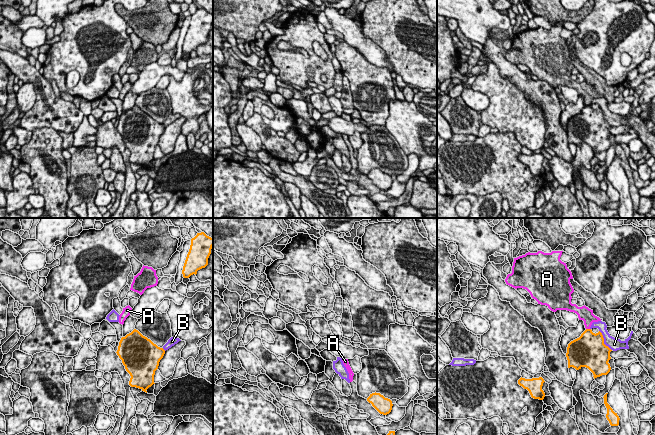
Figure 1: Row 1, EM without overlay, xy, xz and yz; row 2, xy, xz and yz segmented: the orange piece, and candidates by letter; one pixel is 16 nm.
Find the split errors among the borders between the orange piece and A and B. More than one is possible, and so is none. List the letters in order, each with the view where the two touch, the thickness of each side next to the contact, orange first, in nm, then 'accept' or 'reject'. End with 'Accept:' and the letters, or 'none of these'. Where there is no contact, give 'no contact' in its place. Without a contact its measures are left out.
A: yz | 400/220 nm | reject
B: yz | 480/200 nm | reject
Accept: none of these

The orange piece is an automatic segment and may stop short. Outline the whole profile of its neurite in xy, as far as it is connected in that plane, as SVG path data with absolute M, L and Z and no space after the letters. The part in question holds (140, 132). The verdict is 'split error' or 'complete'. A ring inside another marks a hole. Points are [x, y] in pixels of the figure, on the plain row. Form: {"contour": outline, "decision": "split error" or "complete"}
{"contour": "M134 105L121 114L116 129L131 152L129 161L147 169L165 126Z", "decision": "complete"}

